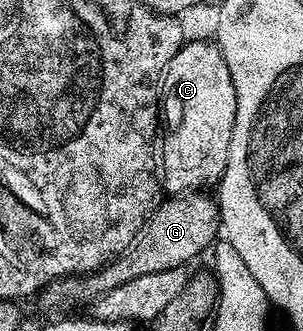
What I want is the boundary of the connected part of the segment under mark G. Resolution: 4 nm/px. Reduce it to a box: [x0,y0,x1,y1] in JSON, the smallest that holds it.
[38,193,221,307]

